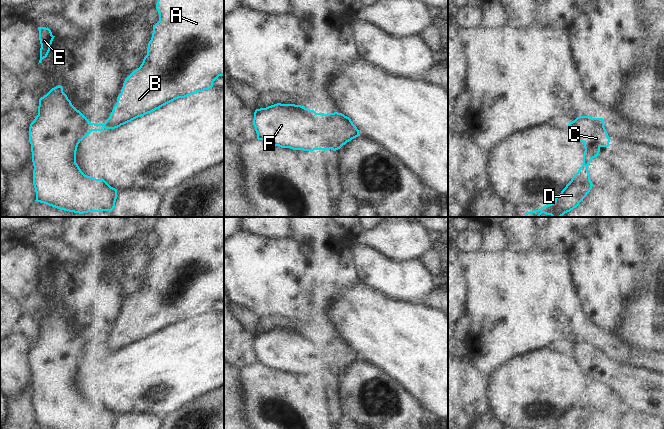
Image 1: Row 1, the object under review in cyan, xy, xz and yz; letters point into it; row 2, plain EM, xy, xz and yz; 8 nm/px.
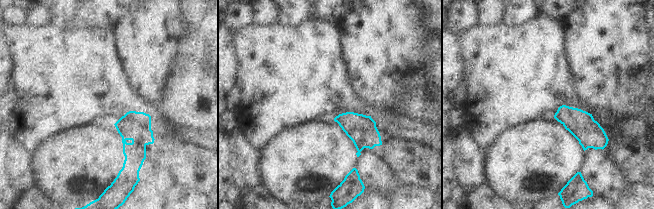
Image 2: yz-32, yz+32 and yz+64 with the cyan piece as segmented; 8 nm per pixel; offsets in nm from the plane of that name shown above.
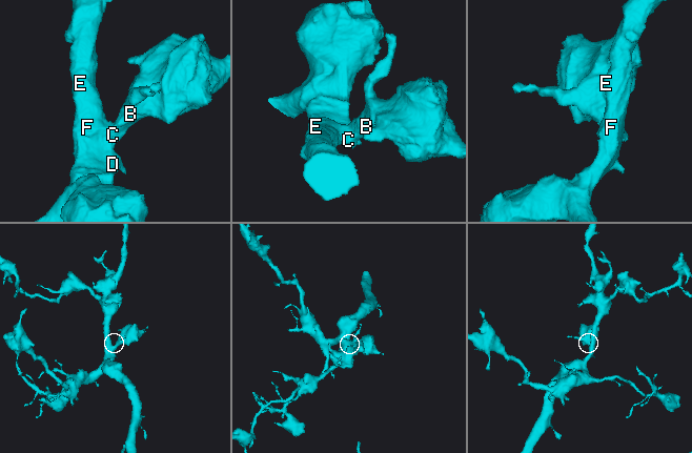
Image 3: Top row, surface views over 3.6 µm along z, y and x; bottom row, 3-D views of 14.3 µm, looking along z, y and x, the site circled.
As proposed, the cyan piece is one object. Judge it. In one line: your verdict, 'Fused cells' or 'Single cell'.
Fused cells.

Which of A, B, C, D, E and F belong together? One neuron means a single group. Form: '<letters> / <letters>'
A B C / D E F

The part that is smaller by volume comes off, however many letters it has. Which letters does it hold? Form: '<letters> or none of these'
A, B, C

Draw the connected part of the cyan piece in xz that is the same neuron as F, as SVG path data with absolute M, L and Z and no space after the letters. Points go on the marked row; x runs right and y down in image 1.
M277 103L266 108L256 109L253 125L258 140L274 146L293 150L330 150L328 135L328 114L316 113L301 105Z

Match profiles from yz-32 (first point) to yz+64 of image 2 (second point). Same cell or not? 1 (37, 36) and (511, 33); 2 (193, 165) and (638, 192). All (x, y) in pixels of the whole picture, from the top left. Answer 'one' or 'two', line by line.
1: one
2: two

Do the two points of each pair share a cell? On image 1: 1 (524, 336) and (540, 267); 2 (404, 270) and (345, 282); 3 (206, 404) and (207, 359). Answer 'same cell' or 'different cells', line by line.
1: same cell
2: different cells
3: different cells

